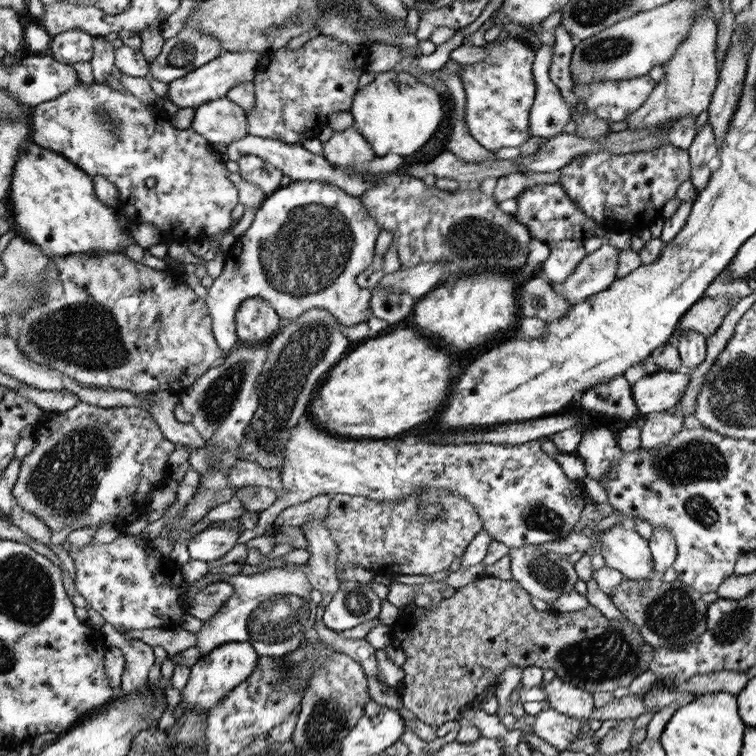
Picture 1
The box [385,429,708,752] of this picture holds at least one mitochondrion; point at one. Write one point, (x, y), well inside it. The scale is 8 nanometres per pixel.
(609, 655)

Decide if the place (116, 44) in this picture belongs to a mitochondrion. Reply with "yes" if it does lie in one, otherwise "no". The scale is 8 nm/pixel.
no

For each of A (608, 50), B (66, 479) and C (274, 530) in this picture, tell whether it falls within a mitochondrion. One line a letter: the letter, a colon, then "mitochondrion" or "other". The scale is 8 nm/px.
A: mitochondrion
B: mitochondrion
C: other

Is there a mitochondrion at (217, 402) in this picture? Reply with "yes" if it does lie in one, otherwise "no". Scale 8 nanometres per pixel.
yes

